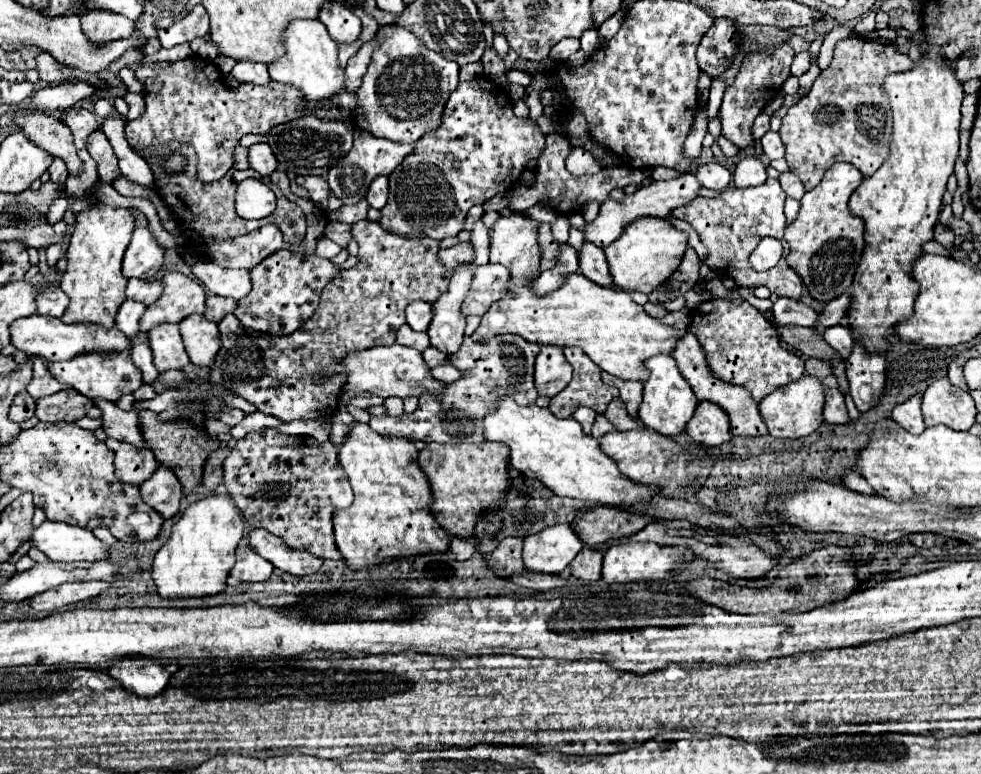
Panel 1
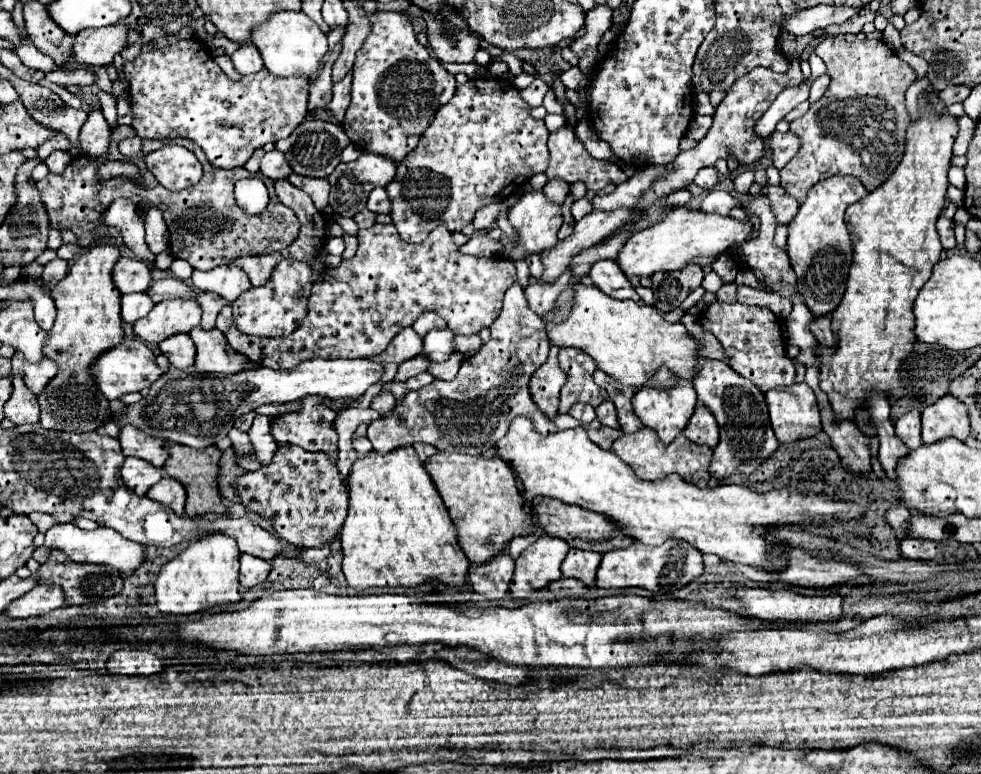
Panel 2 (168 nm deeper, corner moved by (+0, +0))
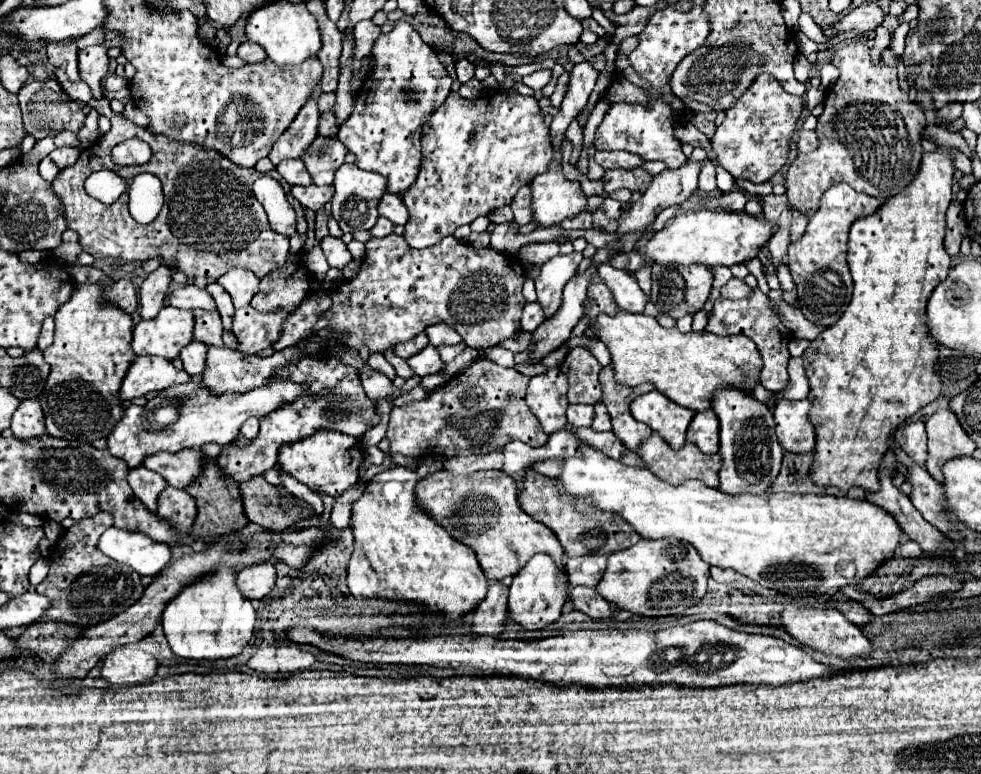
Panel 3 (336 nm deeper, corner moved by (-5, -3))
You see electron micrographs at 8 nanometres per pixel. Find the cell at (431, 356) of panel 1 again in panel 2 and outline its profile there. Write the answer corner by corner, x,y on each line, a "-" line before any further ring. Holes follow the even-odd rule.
418,355
418,357
414,357
414,359
408,359
408,361
404,361
404,363
398,365
398,373
396,373
393,381
405,382
410,377
416,375
416,373
426,371
426,369
430,367
430,363
432,363
432,361
428,361
424,355

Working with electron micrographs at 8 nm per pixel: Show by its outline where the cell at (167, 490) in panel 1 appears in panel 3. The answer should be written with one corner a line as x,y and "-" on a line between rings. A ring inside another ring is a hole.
167,486
159,496
157,516
169,522
177,530
177,534
187,534
197,516
195,500
185,490

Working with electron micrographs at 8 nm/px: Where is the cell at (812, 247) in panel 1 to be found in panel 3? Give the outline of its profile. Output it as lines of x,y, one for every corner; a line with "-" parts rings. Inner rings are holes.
835,184
823,194
821,208
809,218
807,232
803,234
803,238
789,246
787,266
791,270
797,288
799,308
815,324
821,324
823,328
833,326
843,316
847,304
851,302
853,280
845,260
849,228
855,220
877,212
879,206
881,202
877,198
859,194
849,184

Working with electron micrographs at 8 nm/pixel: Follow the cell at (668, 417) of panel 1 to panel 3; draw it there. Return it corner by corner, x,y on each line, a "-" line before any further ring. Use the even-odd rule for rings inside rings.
659,390
637,396
631,402
631,414
635,420
647,424
653,432
657,432
673,450
679,450
685,444
687,426
695,416
695,412
675,404

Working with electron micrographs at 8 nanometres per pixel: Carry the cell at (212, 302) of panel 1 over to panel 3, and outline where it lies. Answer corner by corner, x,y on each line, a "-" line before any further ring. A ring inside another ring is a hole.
195,310
195,328
193,328
193,336
197,342
203,342
207,346
223,346
221,340
221,316
217,310
207,312
207,310

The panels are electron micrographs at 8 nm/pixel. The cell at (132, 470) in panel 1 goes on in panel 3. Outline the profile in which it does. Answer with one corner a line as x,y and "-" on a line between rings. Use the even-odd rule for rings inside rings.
143,466
141,468
133,468
129,474
127,474
127,482
131,486
131,490
135,492
135,496
145,504
145,508
149,512
157,512
157,496
165,490
165,480
161,476
157,476
155,472
151,470
145,470

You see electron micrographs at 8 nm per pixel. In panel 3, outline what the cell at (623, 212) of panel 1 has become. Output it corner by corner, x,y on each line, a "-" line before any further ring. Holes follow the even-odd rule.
573,252
567,256
559,254
541,266
541,274
535,278
535,286
537,302
541,304
541,308
545,308
545,318
549,318
561,306
561,292
573,278
573,272
577,272
581,260
581,252

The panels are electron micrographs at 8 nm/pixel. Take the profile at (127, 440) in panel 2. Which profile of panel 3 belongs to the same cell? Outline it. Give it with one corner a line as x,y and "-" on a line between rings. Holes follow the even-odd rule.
181,450
177,454
157,452
145,458
145,468
161,474
173,488
187,488
201,476
207,456
201,450

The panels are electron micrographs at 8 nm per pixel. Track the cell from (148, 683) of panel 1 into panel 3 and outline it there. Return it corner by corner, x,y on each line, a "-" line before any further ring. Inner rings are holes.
129,644
129,646
115,648
105,656
101,676
109,684
117,684
117,686
145,684
155,676
157,666
159,664
151,654

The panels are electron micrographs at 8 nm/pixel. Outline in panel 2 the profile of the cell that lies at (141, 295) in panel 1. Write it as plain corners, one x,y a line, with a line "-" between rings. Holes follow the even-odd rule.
166,277
152,283
152,287
148,289
148,297
154,303
160,303
164,299
174,299
174,297
194,297
194,291
188,285
184,285
184,281
176,277

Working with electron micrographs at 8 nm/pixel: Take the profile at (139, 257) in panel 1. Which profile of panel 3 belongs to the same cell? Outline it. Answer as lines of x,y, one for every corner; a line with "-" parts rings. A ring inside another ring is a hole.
129,280
115,282
113,286
109,286
109,290
103,292
101,298
105,302
111,302
111,304
119,306
127,314
133,314
137,310
137,292
135,292
135,288

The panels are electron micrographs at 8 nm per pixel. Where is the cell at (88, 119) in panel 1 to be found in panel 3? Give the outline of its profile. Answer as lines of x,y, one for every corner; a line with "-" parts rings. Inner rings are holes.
49,80
49,82
27,82
19,90
19,106
21,106
21,112
23,112
25,130
31,136
35,136
37,140
43,140
45,136
57,136
63,130
77,132
83,126
83,122
85,122
83,110
81,108
71,108
71,98
63,92
63,88
59,86
57,80

